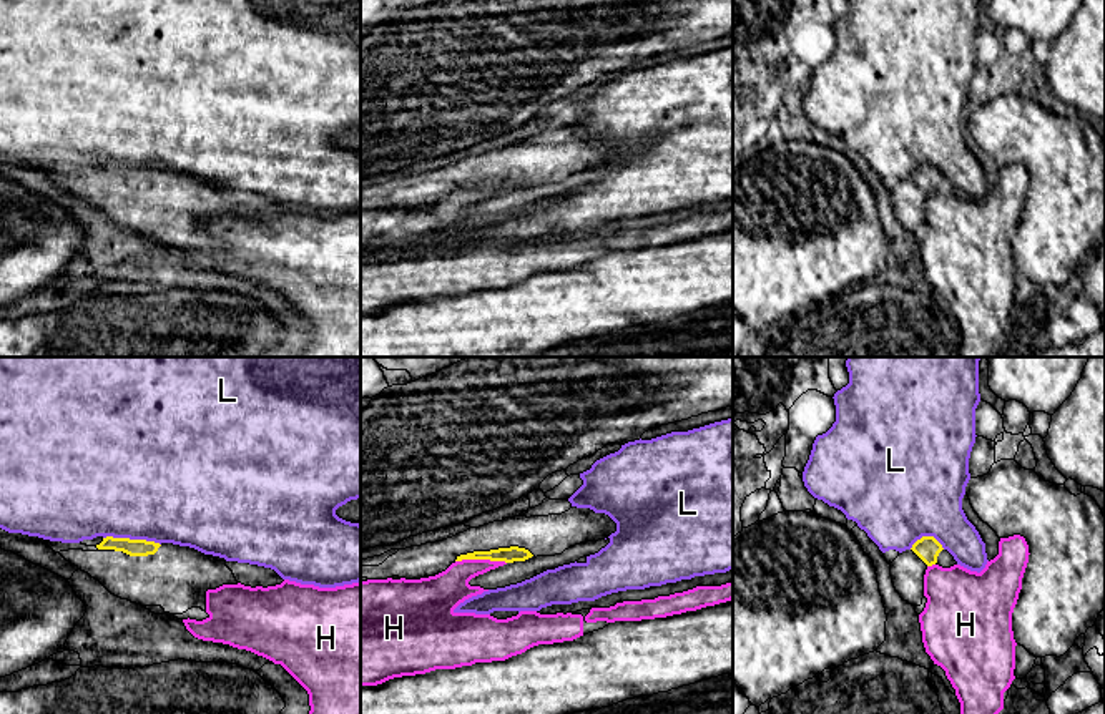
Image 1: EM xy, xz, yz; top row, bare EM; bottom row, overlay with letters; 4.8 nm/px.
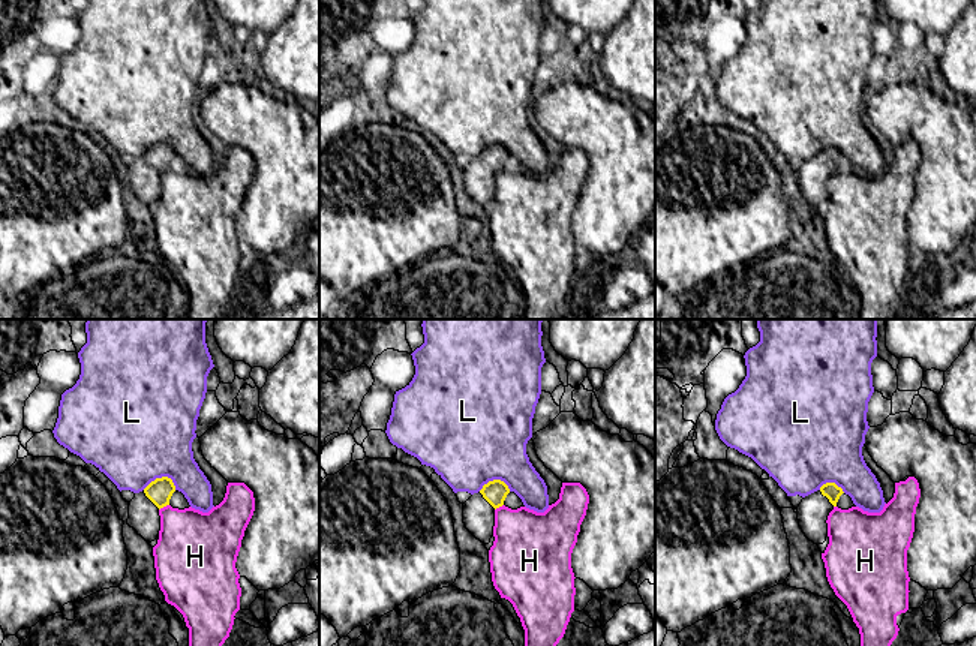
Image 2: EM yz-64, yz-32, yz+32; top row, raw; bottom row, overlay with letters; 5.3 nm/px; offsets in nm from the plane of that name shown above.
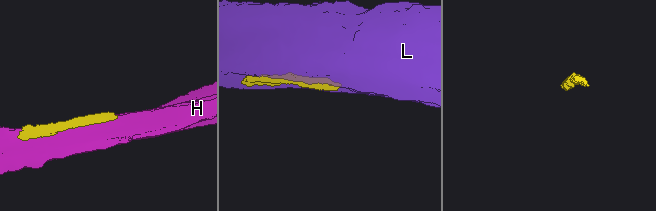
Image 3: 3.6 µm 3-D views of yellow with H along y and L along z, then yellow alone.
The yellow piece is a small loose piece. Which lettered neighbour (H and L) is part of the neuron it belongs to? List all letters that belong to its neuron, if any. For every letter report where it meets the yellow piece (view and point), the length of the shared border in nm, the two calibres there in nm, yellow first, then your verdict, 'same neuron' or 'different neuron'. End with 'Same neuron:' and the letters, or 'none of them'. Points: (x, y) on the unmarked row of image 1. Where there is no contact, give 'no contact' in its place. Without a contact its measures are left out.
H: xz (481, 186) | 240 nm | 80/190 nm | different neuron
L: xy (132, 168) | 280 nm | 80/480 nm | different neuron
Same neuron: none of them

